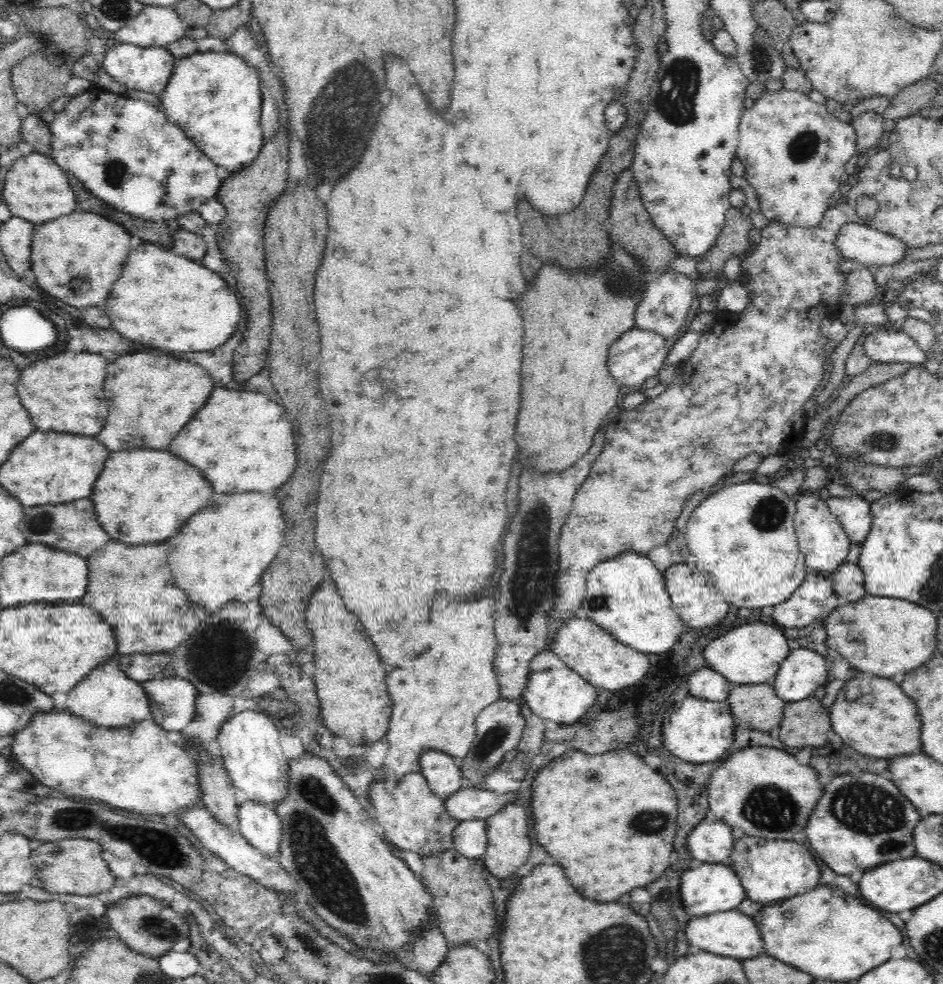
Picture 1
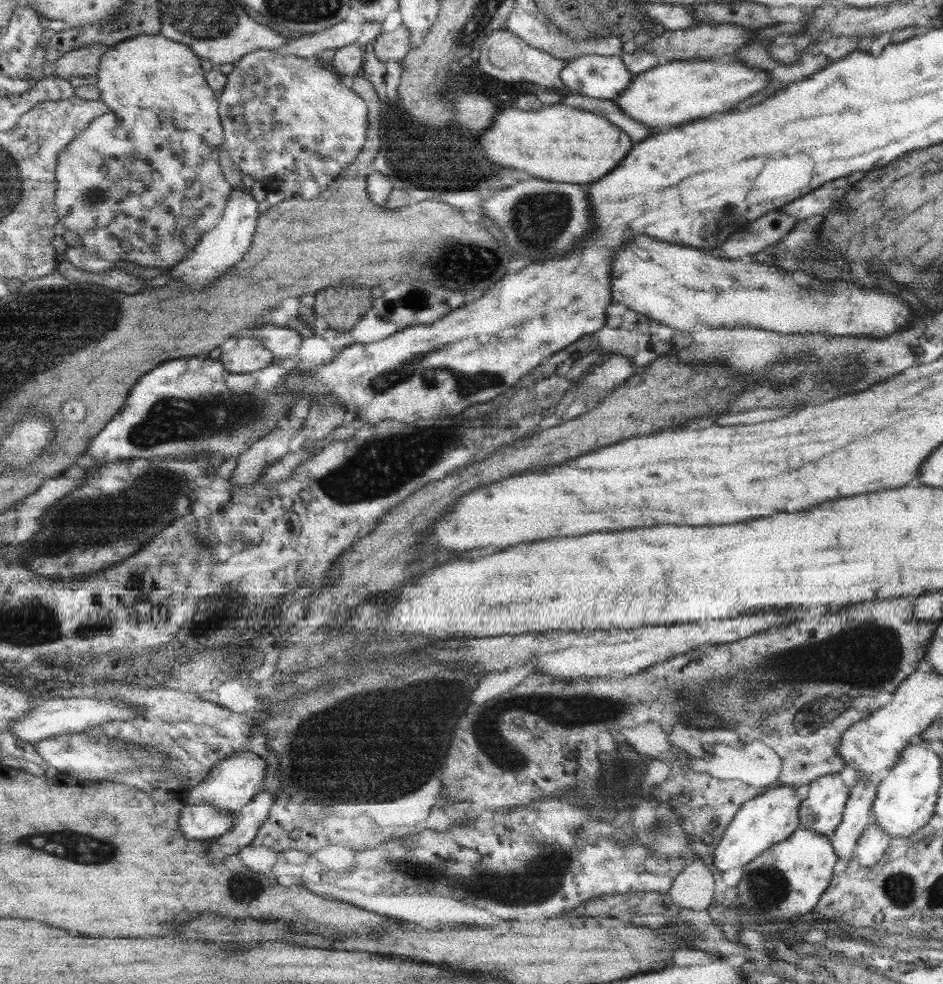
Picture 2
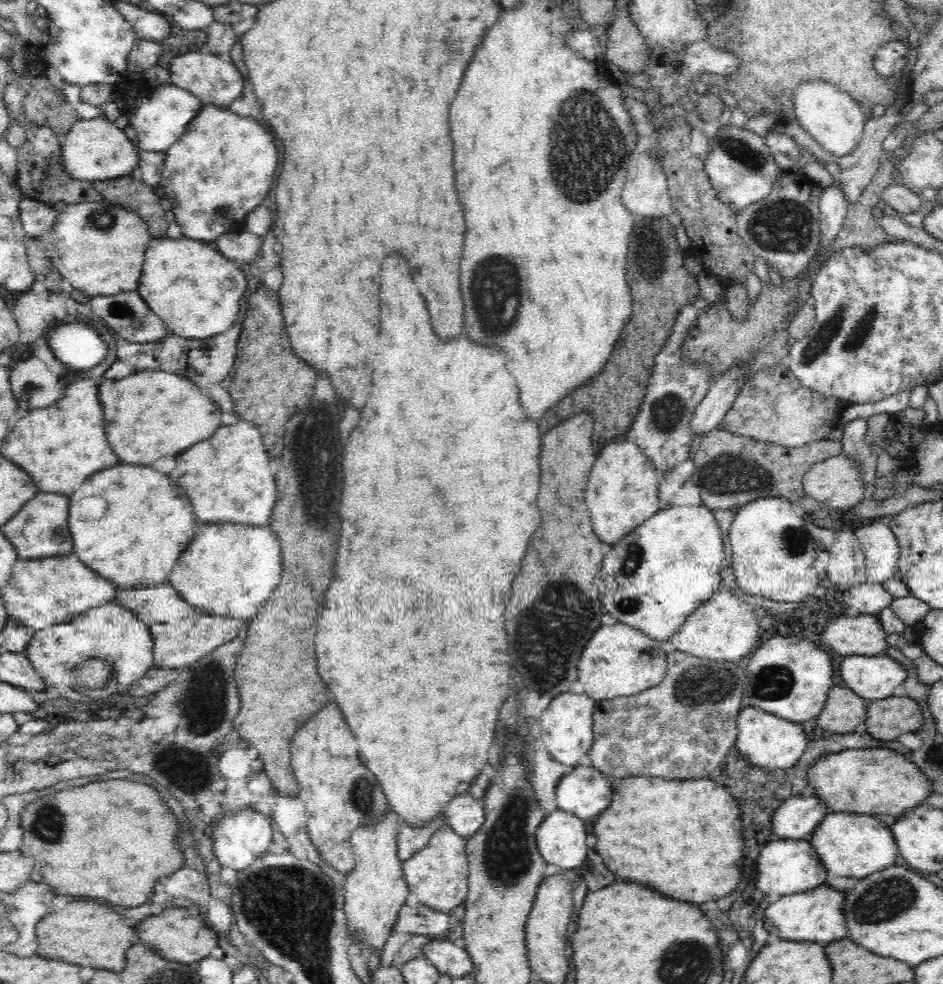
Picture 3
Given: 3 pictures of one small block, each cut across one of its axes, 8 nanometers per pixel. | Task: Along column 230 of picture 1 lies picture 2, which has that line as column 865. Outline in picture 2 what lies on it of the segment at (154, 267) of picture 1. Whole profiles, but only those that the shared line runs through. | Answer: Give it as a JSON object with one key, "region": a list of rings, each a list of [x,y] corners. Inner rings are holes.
{"region":[[[634,236],[633,240],[627,240],[627,244],[623,244],[623,248],[619,248],[615,260],[612,262],[613,270],[611,270],[611,276],[613,276],[612,295],[613,303],[623,303],[627,305],[631,310],[643,313],[647,318],[658,320],[663,324],[671,326],[671,328],[679,329],[680,331],[691,331],[691,328],[695,324],[705,324],[707,328],[739,328],[739,326],[747,326],[747,328],[763,328],[763,330],[769,330],[769,332],[779,332],[779,334],[809,334],[809,332],[817,332],[817,334],[827,336],[854,336],[854,337],[875,337],[879,338],[887,336],[896,330],[902,329],[905,324],[909,324],[911,320],[911,311],[909,307],[901,301],[900,298],[892,295],[885,295],[879,293],[879,291],[862,290],[853,283],[845,281],[828,281],[823,282],[819,279],[811,278],[807,285],[797,285],[789,273],[783,270],[779,264],[761,264],[757,260],[751,258],[742,258],[739,260],[725,260],[725,258],[715,258],[711,254],[705,254],[703,250],[693,250],[693,248],[683,248],[683,246],[677,246],[677,244],[667,244],[667,242],[657,242],[649,236]]]}

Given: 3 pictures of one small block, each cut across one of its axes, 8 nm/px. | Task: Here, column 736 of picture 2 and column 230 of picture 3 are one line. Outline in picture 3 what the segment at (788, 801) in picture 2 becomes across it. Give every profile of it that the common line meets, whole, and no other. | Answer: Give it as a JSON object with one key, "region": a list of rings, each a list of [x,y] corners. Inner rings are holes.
{"region":[[[253,808],[235,811],[232,814],[222,814],[211,827],[207,838],[212,839],[212,851],[220,864],[229,866],[234,870],[242,871],[254,860],[260,859],[270,846],[272,841],[271,819]]]}

